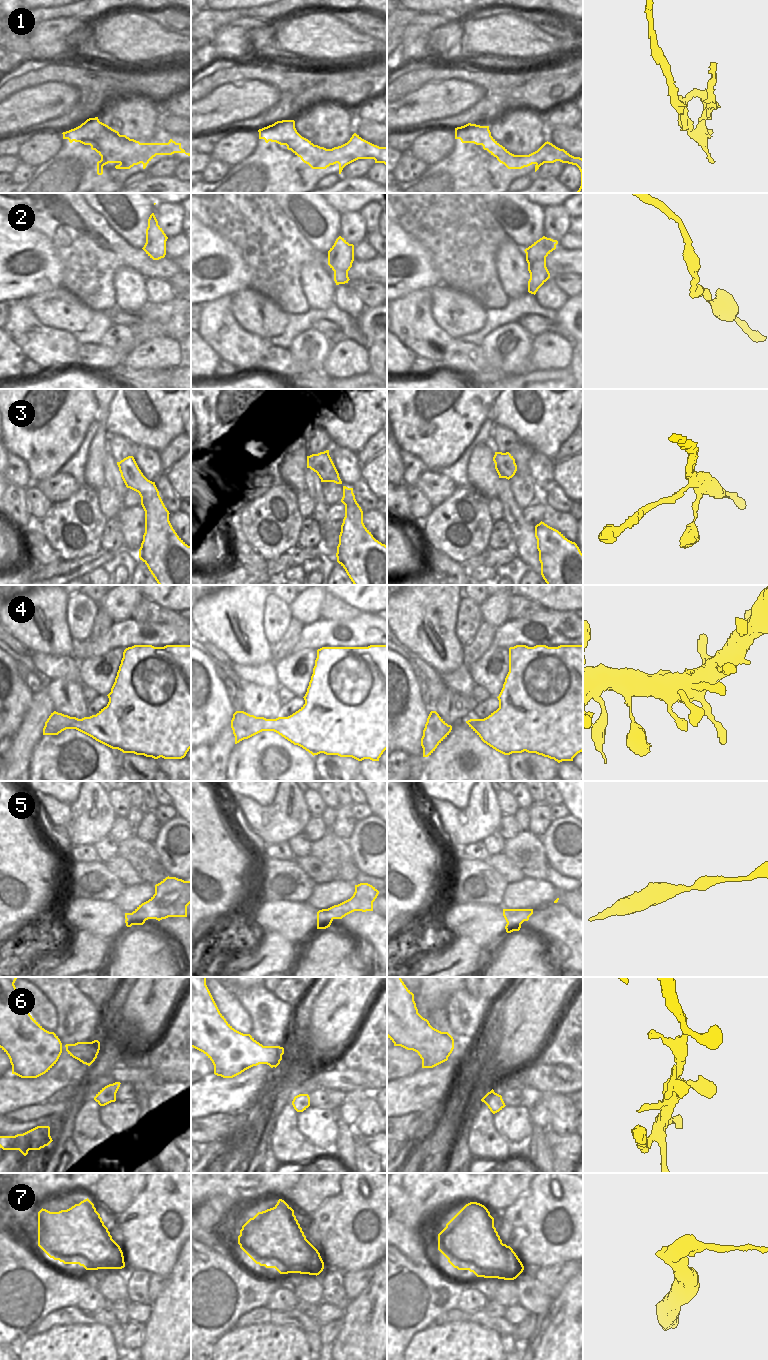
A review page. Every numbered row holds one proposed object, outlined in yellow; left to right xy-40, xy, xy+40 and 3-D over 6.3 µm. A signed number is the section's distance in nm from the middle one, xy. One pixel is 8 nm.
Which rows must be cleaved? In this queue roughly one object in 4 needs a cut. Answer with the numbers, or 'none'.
1, 7

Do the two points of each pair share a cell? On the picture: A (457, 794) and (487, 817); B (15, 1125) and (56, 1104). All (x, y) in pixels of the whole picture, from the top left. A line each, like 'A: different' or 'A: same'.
A: different
B: same

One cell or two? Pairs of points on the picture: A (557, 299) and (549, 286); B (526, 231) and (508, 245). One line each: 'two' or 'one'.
A: one
B: two

